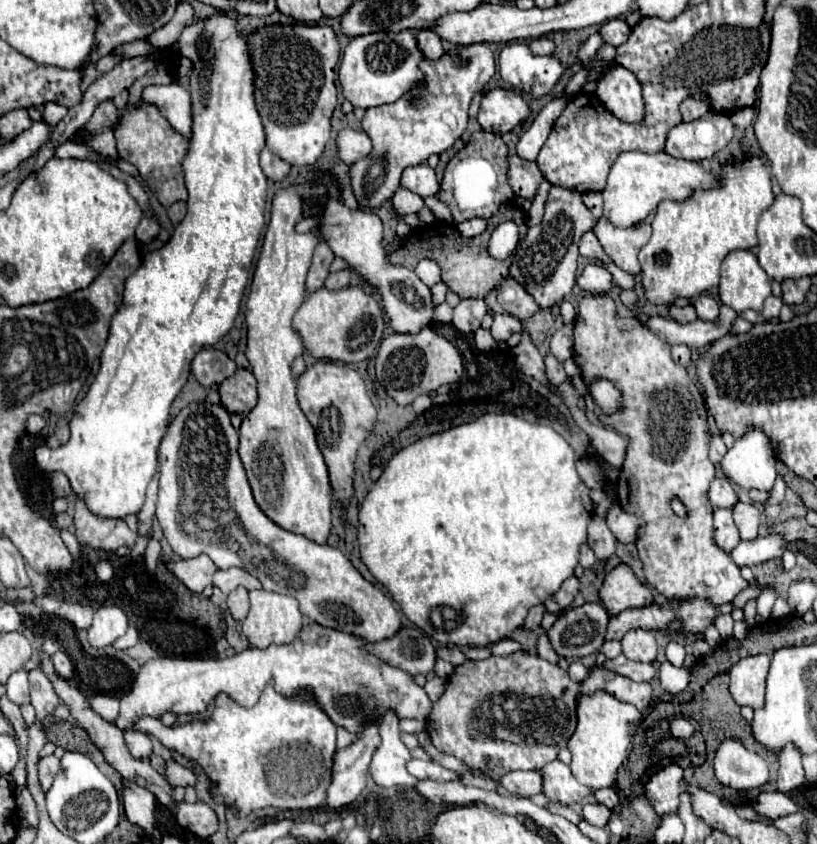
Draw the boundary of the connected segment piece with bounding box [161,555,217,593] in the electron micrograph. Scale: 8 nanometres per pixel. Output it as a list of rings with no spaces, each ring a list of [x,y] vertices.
[[[199,555],[195,559],[179,559],[179,561],[169,561],[161,557],[161,561],[179,581],[183,581],[195,593],[201,593],[207,585],[211,585],[211,575],[217,571],[217,567],[207,555]]]

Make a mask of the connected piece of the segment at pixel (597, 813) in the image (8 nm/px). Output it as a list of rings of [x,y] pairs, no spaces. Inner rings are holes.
[[[587,803],[583,807],[583,817],[585,821],[589,821],[591,825],[597,825],[597,827],[605,827],[609,817],[611,817],[611,811],[599,803]]]

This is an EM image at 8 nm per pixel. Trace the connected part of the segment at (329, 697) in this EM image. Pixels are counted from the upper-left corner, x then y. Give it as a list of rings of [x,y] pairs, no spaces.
[[[309,623],[299,631],[293,643],[289,645],[269,645],[265,651],[257,647],[249,647],[233,657],[225,659],[169,659],[169,657],[157,657],[147,661],[141,671],[137,673],[133,681],[133,689],[119,697],[119,715],[115,719],[115,725],[119,729],[131,729],[135,725],[135,719],[139,717],[161,717],[167,711],[179,713],[203,713],[215,697],[223,691],[229,697],[233,697],[243,707],[253,707],[263,691],[263,687],[269,683],[269,679],[275,679],[275,689],[283,695],[295,695],[297,689],[309,689],[315,697],[315,701],[325,709],[325,713],[333,719],[335,725],[347,727],[349,733],[357,735],[363,721],[371,717],[381,717],[387,709],[393,709],[399,717],[425,721],[431,713],[431,699],[425,693],[423,687],[413,683],[413,677],[397,667],[387,665],[385,661],[377,659],[375,655],[361,649],[361,641],[349,633],[327,629],[317,623]]]

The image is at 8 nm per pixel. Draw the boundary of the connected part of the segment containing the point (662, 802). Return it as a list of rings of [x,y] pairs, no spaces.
[[[677,763],[665,765],[663,769],[659,769],[655,775],[647,779],[643,791],[651,807],[657,811],[657,815],[677,811],[681,779],[683,779],[683,769]]]

